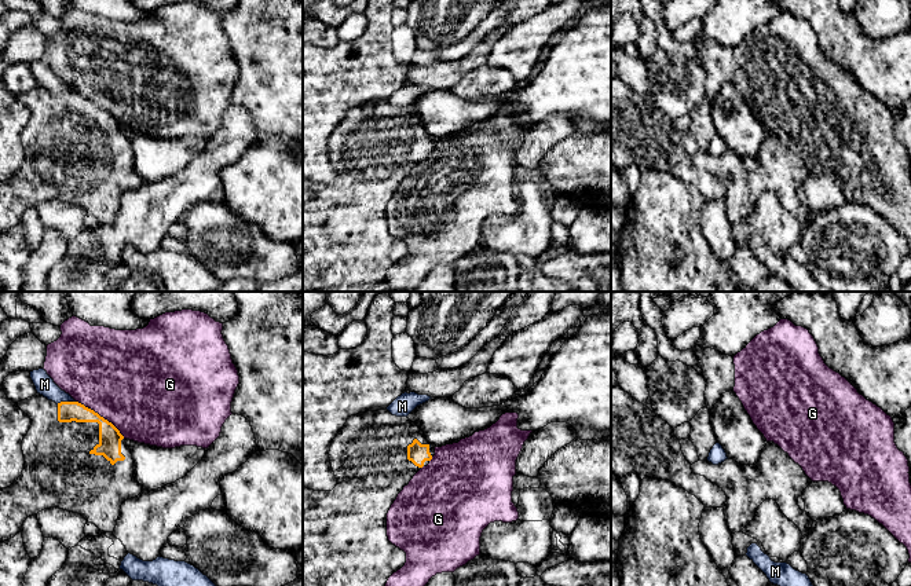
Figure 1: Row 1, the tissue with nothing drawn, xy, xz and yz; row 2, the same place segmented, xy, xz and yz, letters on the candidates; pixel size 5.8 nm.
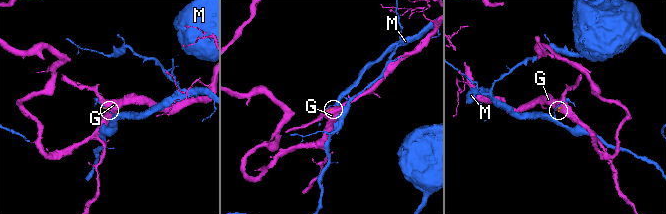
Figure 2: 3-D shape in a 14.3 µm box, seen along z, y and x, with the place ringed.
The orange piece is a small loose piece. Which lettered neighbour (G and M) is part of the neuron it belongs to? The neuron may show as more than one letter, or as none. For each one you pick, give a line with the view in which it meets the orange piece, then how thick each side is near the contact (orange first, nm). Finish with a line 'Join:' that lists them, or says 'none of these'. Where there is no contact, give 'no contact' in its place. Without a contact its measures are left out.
Join: none of these

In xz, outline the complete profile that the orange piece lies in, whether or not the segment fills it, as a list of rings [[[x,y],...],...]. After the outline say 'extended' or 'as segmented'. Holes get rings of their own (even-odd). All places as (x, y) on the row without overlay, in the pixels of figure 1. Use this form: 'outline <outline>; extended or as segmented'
outline [[[387,100],[348,109],[329,143],[336,179],[314,183],[303,177],[303,292],[370,292],[385,281],[388,270],[406,254],[406,245],[388,232],[387,205],[403,179],[433,147],[435,139],[407,109],[392,107]]]; extended

